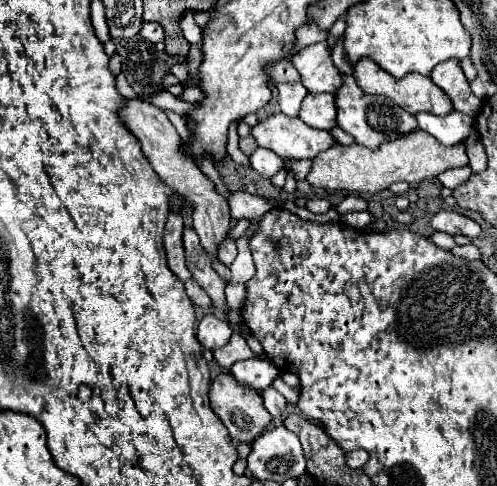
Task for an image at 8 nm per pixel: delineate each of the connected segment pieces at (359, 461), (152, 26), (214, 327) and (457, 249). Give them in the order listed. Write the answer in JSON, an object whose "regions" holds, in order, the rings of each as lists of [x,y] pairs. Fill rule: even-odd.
{"regions":[[[[352,450],[346,454],[346,462],[350,468],[362,468],[368,460],[368,452],[366,450]]],[[[146,22],[146,24],[142,24],[140,36],[142,36],[144,40],[148,40],[148,42],[162,42],[164,30],[162,30],[162,26],[156,24],[156,22]]],[[[206,314],[198,328],[196,328],[196,338],[198,342],[204,346],[204,348],[210,348],[210,350],[216,350],[216,348],[222,348],[228,344],[232,336],[232,328],[226,320],[218,318],[218,316],[212,316],[212,314]]],[[[474,244],[454,246],[450,252],[452,252],[454,256],[458,256],[458,258],[466,258],[466,260],[478,260],[478,258],[480,258],[480,250],[478,250]]]]}

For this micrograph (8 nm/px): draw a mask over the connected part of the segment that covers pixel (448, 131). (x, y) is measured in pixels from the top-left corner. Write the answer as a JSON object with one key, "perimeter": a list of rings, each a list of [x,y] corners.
{"perimeter":[[[452,110],[446,116],[420,112],[416,114],[416,120],[418,120],[420,130],[426,130],[428,134],[432,134],[436,140],[440,140],[446,146],[458,144],[466,140],[470,134],[474,134],[474,118],[460,114],[456,110]]]}

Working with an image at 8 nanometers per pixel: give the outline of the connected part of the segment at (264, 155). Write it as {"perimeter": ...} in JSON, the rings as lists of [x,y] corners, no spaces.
{"perimeter":[[[258,148],[258,150],[250,156],[250,166],[252,166],[256,172],[260,172],[262,176],[272,178],[272,176],[280,170],[280,166],[284,166],[284,162],[282,162],[282,158],[276,156],[272,150]]]}

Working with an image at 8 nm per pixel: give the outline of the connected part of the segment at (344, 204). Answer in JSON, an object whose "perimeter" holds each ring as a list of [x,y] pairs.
{"perimeter":[[[346,196],[346,198],[336,206],[336,210],[338,210],[340,214],[352,212],[352,210],[368,210],[368,202],[366,202],[364,198],[360,198],[360,196]]]}

